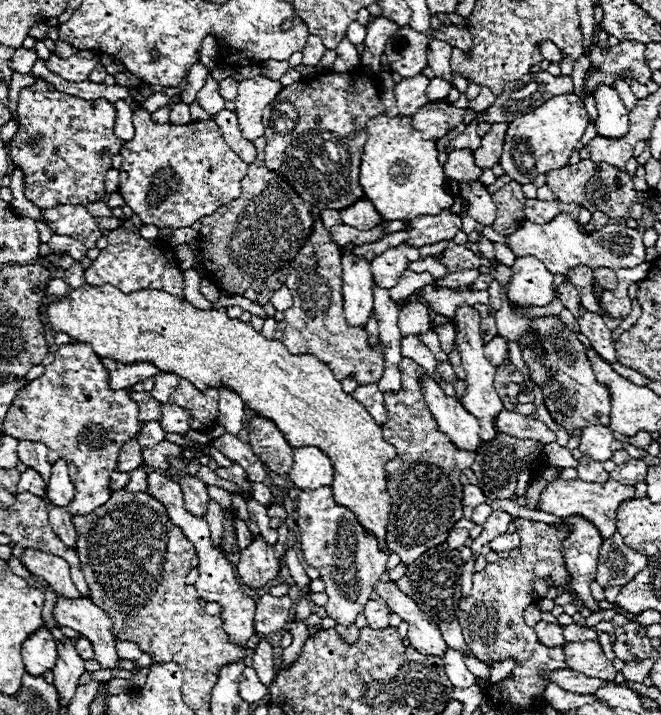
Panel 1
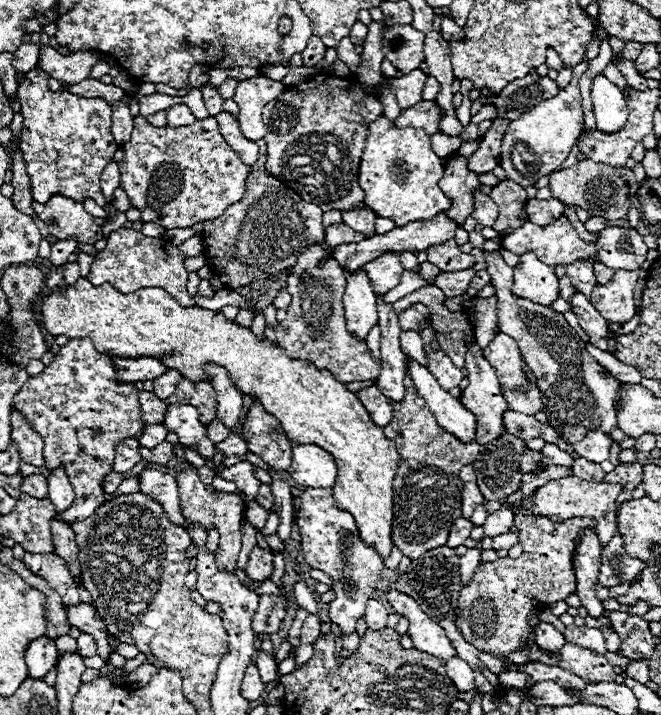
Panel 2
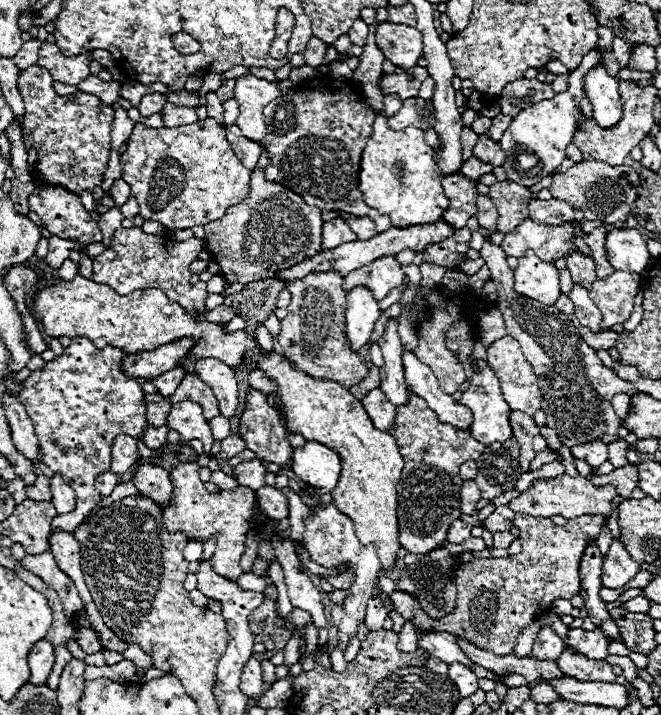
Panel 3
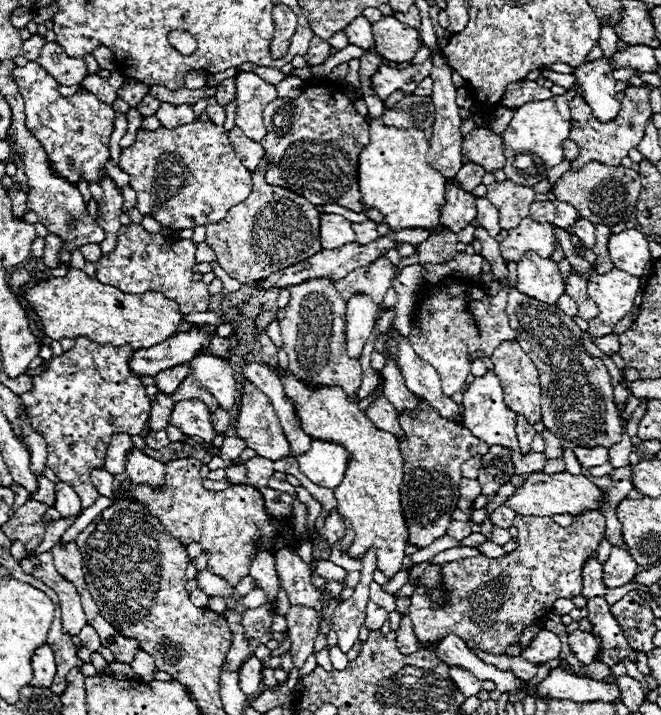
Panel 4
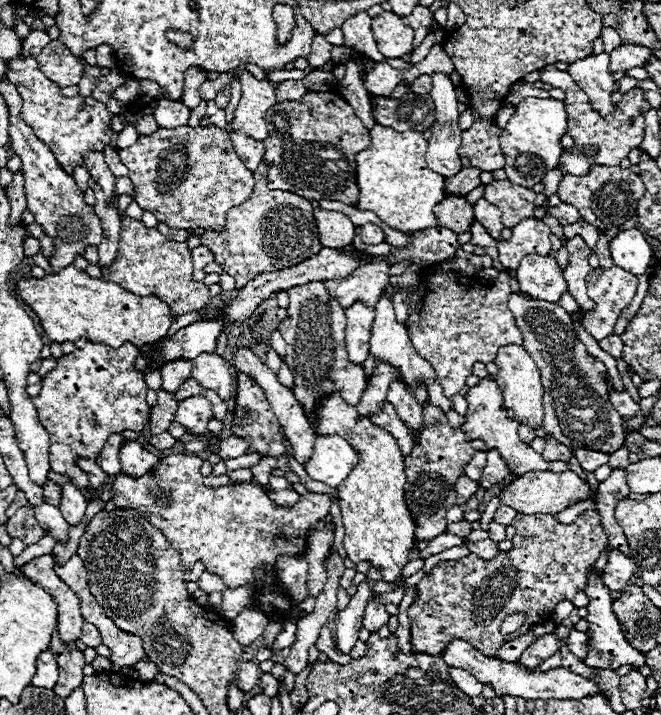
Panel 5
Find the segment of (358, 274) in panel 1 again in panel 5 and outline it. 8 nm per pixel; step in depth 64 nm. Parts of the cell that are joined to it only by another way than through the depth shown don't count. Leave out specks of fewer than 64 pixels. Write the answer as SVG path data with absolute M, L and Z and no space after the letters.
M362 302L352 304L346 310L346 352L352 364L362 364L370 356L370 330L374 320L374 308Z

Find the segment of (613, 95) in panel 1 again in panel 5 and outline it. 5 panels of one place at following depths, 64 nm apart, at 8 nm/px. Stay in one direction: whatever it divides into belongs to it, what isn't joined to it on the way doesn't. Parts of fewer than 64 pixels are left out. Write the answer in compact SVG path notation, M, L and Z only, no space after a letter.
M602 52L602 54L590 54L578 62L568 64L572 80L586 92L594 110L598 110L600 114L608 114L614 110L610 92L614 90L616 82L608 72L608 62L610 56Z

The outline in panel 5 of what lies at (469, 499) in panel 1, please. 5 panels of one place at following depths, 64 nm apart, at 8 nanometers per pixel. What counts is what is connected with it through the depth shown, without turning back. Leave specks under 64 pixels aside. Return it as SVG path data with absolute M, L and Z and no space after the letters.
M462 474L456 480L456 504L464 504L472 494L476 494L478 490L478 482L470 480L466 474Z

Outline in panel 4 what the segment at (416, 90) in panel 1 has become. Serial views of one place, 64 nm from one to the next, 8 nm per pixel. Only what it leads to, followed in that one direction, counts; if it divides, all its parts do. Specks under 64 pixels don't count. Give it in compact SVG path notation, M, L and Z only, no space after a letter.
M428 58L424 64L414 64L414 66L404 68L404 70L396 70L396 68L382 64L370 80L372 90L382 100L386 100L394 90L402 90L404 94L412 94L416 90L416 84L420 84L420 80L430 76L432 66L434 66L432 58Z

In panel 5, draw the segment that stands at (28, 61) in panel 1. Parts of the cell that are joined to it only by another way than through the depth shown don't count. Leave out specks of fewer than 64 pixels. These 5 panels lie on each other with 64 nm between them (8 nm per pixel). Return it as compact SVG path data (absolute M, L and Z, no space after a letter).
M30 30L30 34L24 38L22 44L22 54L38 54L48 42L52 42L52 38L48 36L46 30Z

